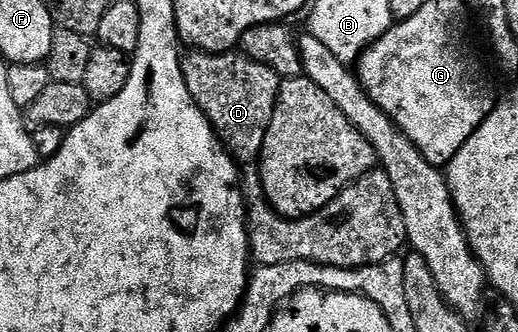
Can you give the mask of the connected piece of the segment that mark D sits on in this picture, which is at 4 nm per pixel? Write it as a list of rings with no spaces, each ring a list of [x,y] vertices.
[[[192,50],[185,53],[180,67],[194,104],[198,104],[198,108],[206,116],[209,124],[215,128],[220,141],[228,147],[240,168],[244,200],[248,208],[250,258],[256,266],[273,266],[286,264],[290,260],[306,260],[323,266],[358,268],[395,258],[401,253],[400,249],[405,249],[408,241],[406,220],[402,216],[398,196],[394,194],[394,184],[390,184],[390,176],[382,168],[377,168],[366,176],[362,176],[351,186],[342,190],[333,202],[304,218],[284,218],[277,214],[276,209],[266,200],[260,183],[260,153],[262,144],[266,140],[266,132],[270,128],[270,120],[274,116],[282,81],[276,75],[274,68],[266,68],[266,64],[258,64],[258,60],[250,60],[245,54],[239,52],[208,54],[205,50]]]

